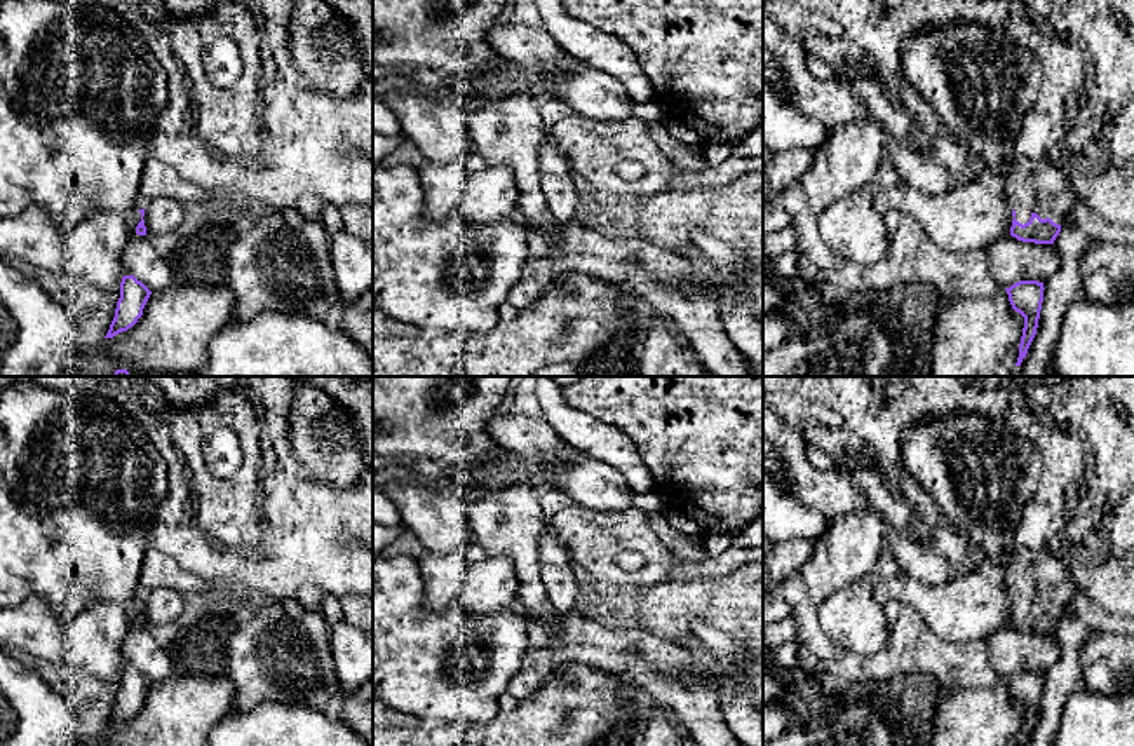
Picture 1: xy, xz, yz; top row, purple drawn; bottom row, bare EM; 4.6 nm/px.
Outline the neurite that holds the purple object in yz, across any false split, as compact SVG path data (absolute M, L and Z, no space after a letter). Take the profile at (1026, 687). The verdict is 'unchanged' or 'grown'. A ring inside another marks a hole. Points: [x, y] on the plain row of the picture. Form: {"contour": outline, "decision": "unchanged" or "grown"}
{"contour": "M1019 671L1005 680L1012 699L1024 708L1019 746L1028 744L1028 739L1036 725L1043 680L1043 673L1038 671Z", "decision": "unchanged"}

